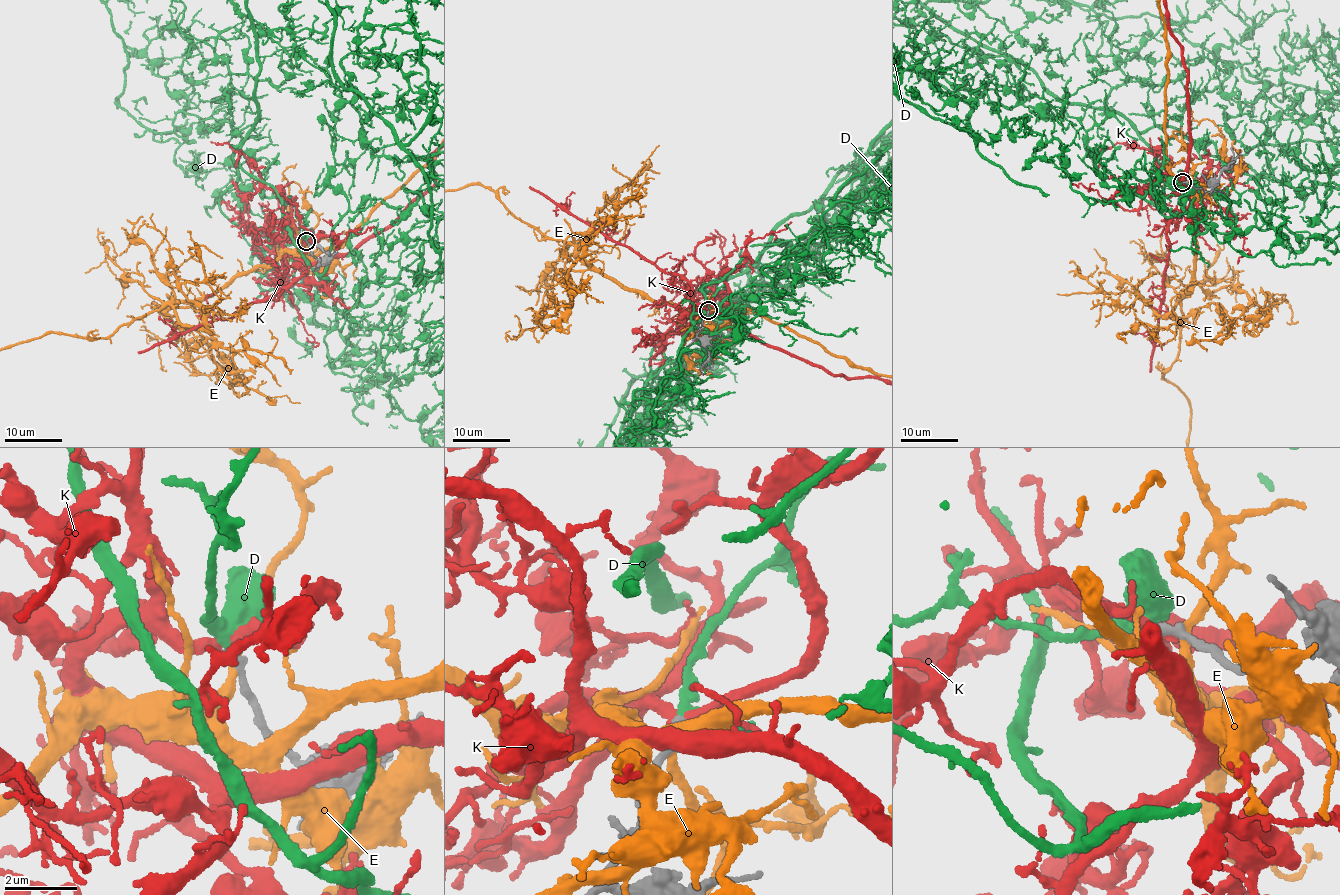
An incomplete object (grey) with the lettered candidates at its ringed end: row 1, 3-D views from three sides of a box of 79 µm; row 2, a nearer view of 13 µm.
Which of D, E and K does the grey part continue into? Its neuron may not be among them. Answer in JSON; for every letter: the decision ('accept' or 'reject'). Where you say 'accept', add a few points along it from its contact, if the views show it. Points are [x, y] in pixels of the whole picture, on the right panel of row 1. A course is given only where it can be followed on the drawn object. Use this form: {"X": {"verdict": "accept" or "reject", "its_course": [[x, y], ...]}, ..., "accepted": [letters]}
{"D": {"verdict": "accept"}, "E": {"verdict": "reject"}, "K": {"verdict": "reject"}, "accepted": ["D"]}

